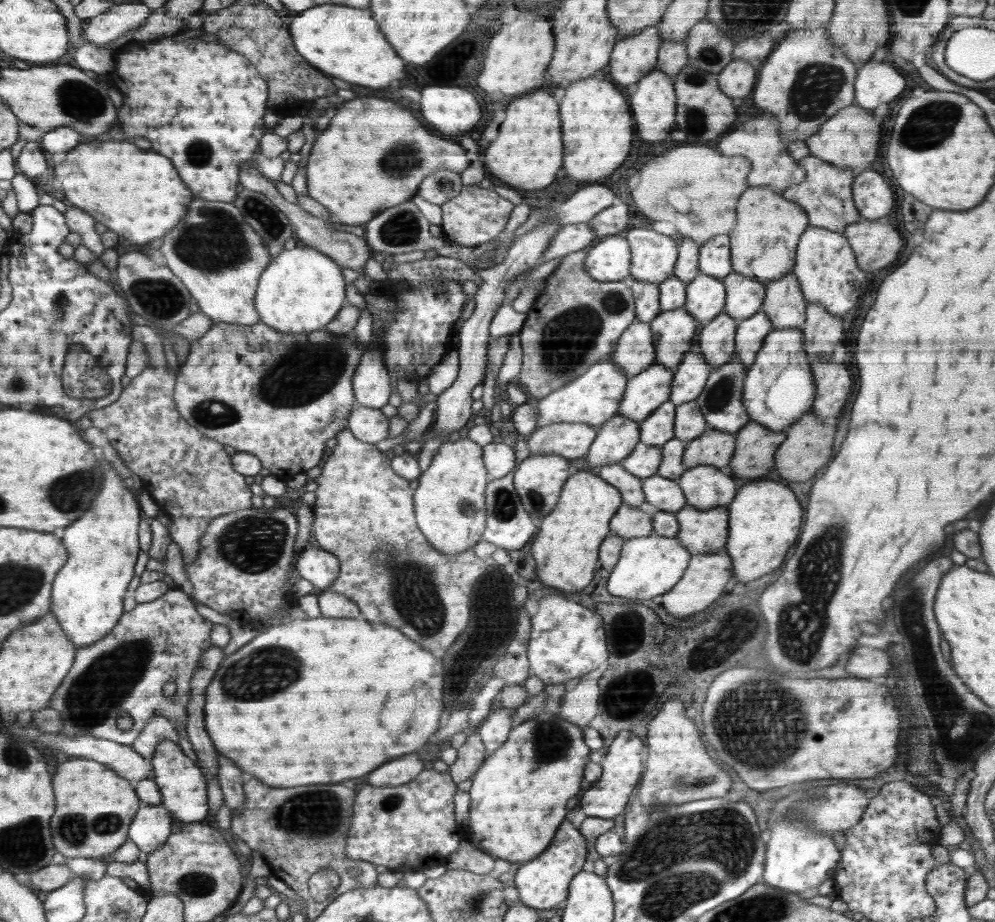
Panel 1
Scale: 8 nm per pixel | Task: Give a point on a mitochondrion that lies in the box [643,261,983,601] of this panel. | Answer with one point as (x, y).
(723, 388)

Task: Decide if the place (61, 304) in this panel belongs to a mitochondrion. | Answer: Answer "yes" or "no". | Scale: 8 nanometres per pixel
yes

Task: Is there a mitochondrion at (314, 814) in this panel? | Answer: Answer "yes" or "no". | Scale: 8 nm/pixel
yes

